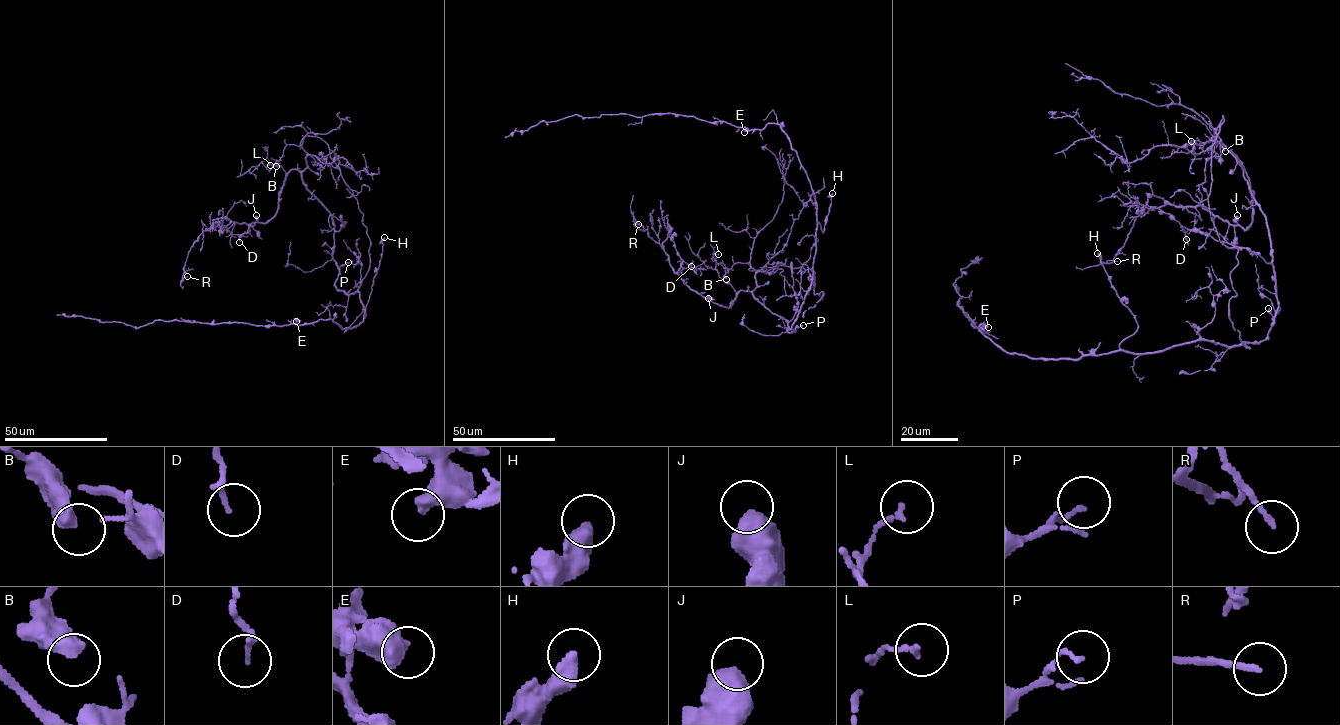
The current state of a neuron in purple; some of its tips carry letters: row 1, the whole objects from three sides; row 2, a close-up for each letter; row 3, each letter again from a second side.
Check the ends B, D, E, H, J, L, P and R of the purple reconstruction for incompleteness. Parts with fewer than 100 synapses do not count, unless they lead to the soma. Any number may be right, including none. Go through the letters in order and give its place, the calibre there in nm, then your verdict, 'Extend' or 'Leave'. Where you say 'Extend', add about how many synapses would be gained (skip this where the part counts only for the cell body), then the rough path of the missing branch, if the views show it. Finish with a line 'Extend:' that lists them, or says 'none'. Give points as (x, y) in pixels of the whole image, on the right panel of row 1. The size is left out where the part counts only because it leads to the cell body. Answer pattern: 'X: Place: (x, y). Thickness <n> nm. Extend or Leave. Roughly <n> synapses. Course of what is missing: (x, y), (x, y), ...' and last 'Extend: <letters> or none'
B: Place: (1225, 151). Thickness 550 nm. Leave
D: Place: (1186, 239). Thickness 150 nm. Leave
E: Place: (988, 327). Thickness 500 nm. Leave
H: Place: (1097, 253). Thickness 500 nm. Leave
J: Place: (1237, 215). Thickness 600 nm. Leave
L: Place: (1191, 141). Thickness 140 nm. Leave
P: Place: (1268, 308). Thickness 100 nm. Leave
R: Place: (1117, 261). Thickness 140 nm. Leave
Extend: none

